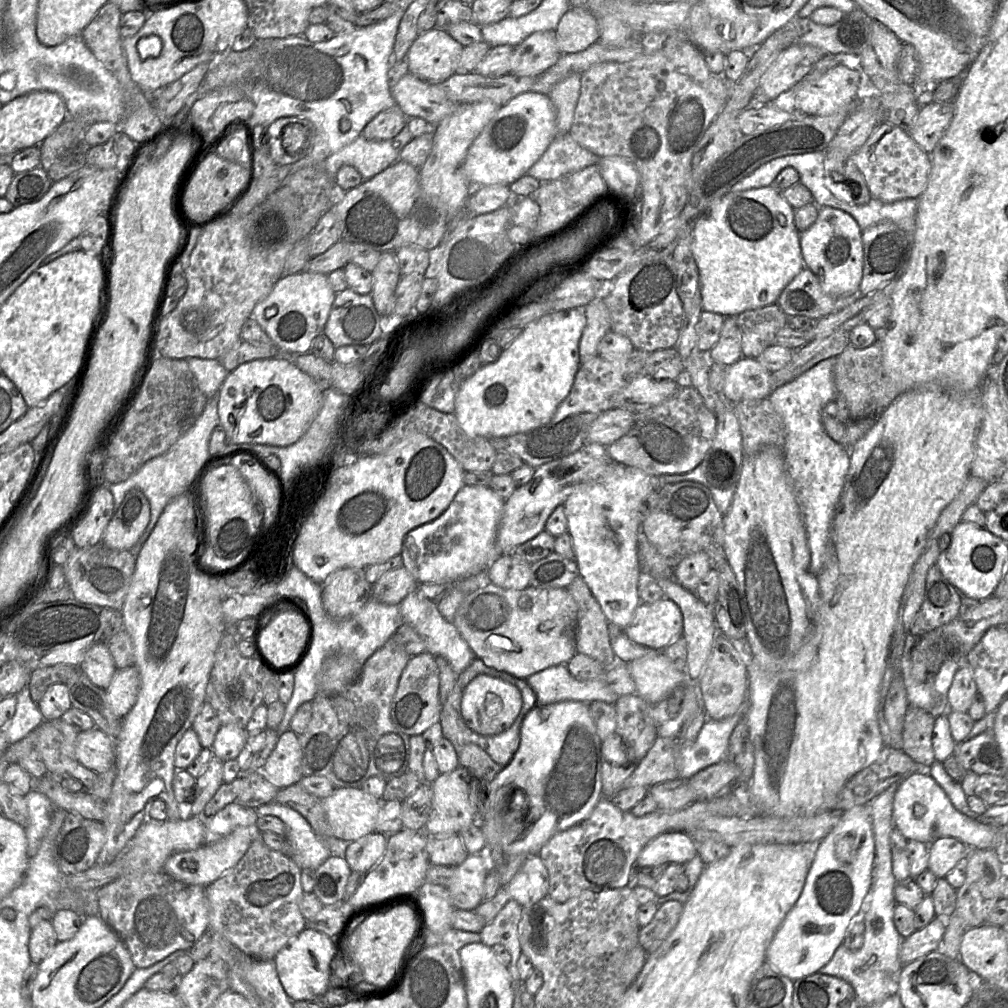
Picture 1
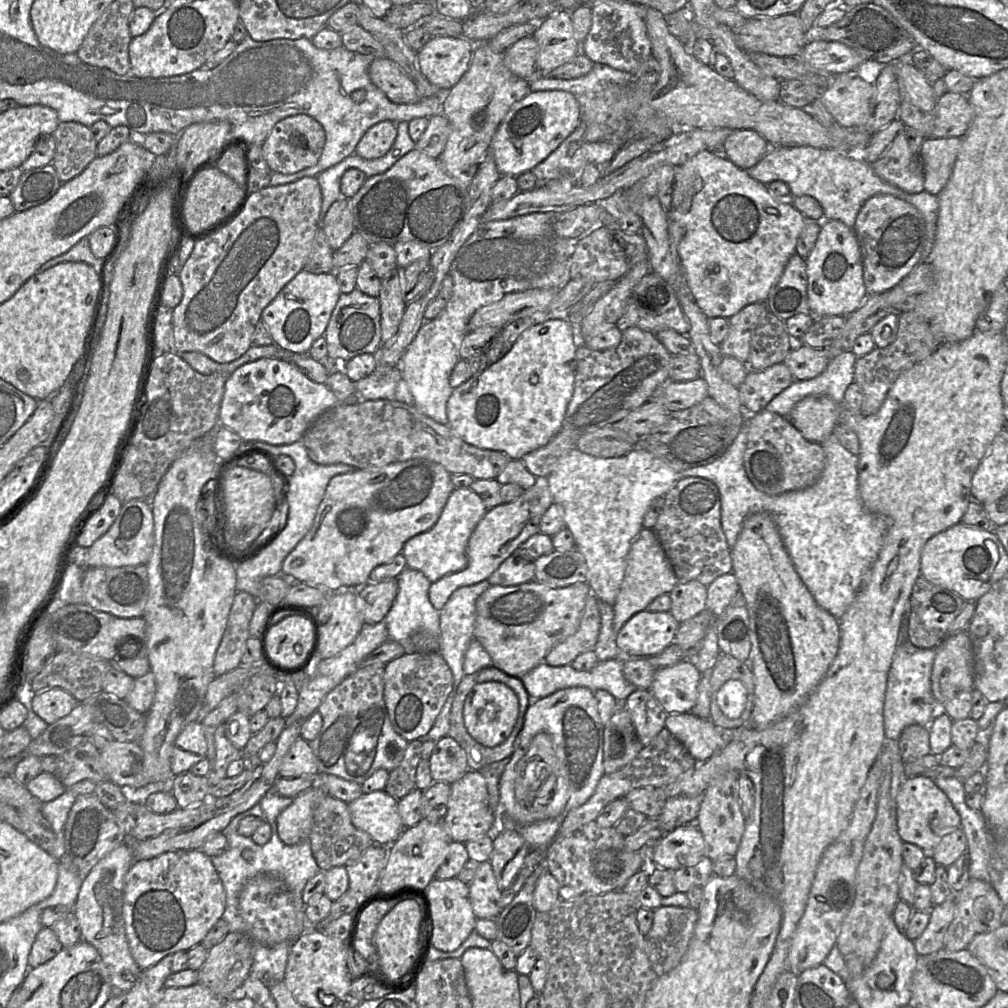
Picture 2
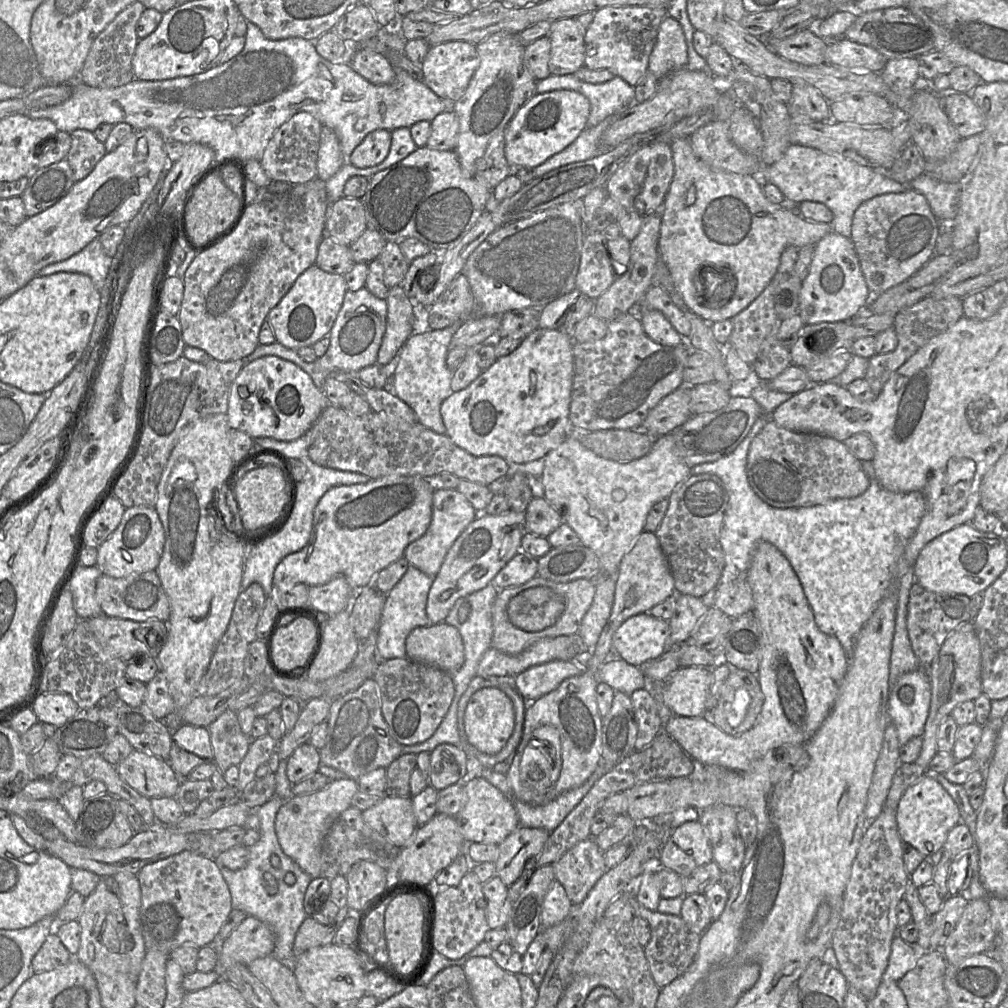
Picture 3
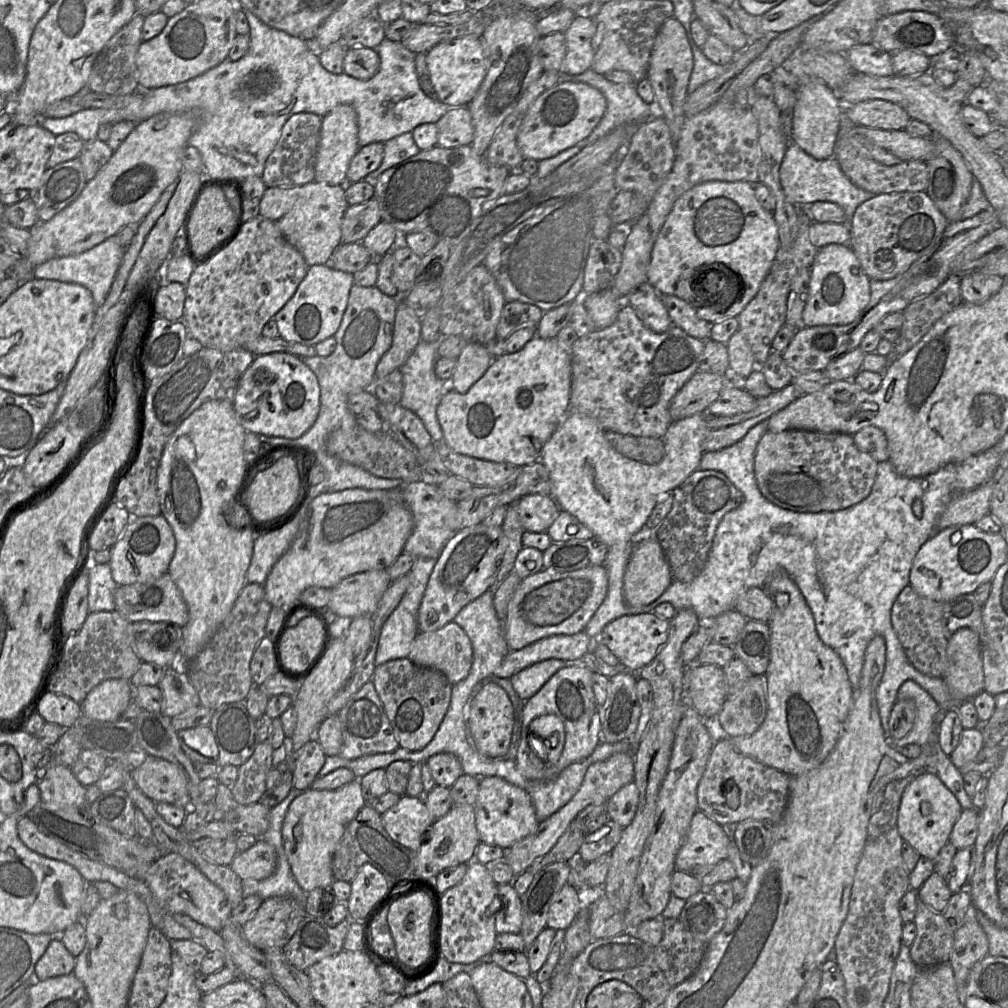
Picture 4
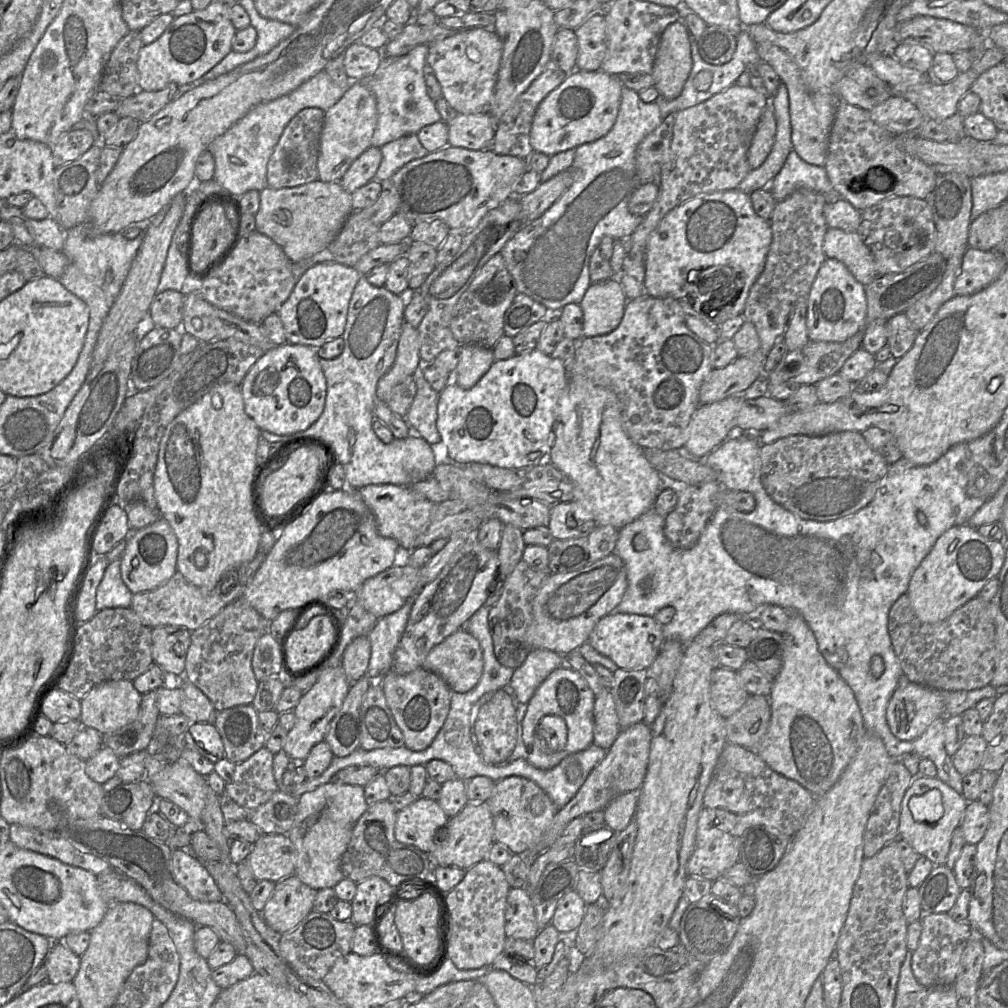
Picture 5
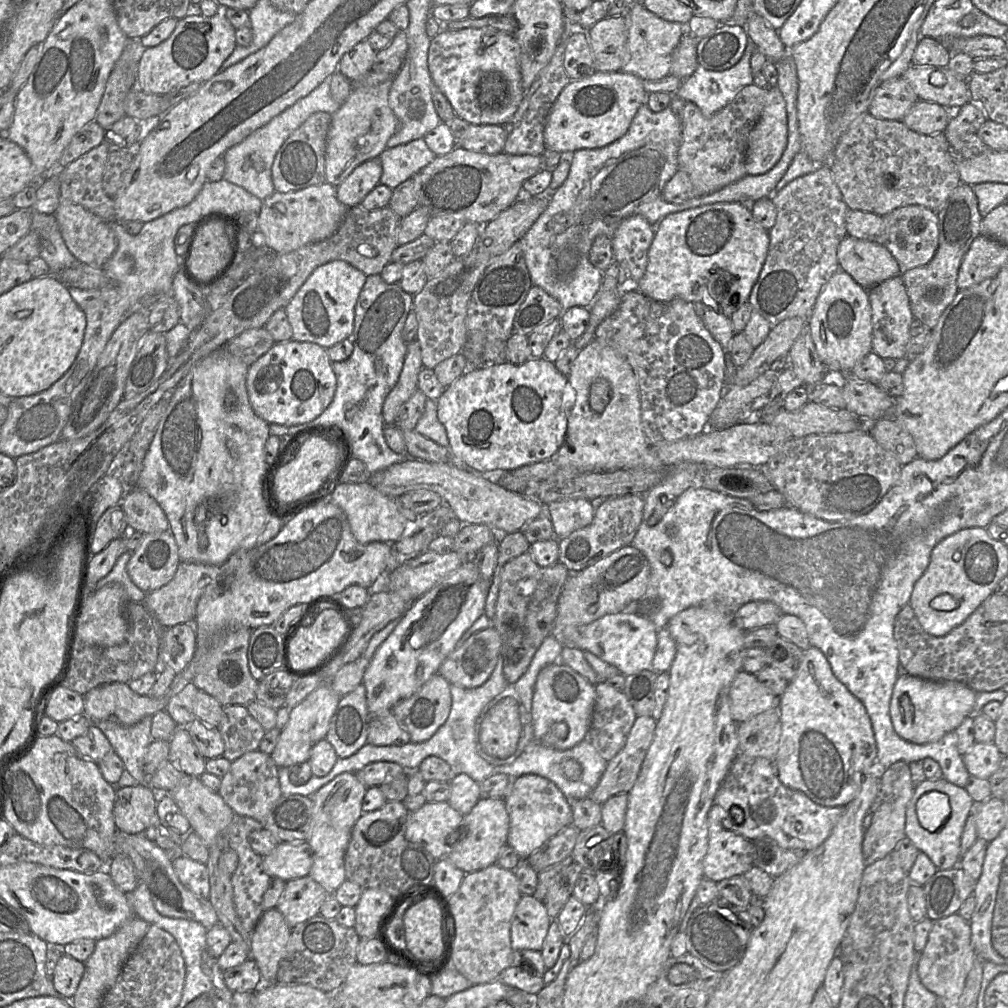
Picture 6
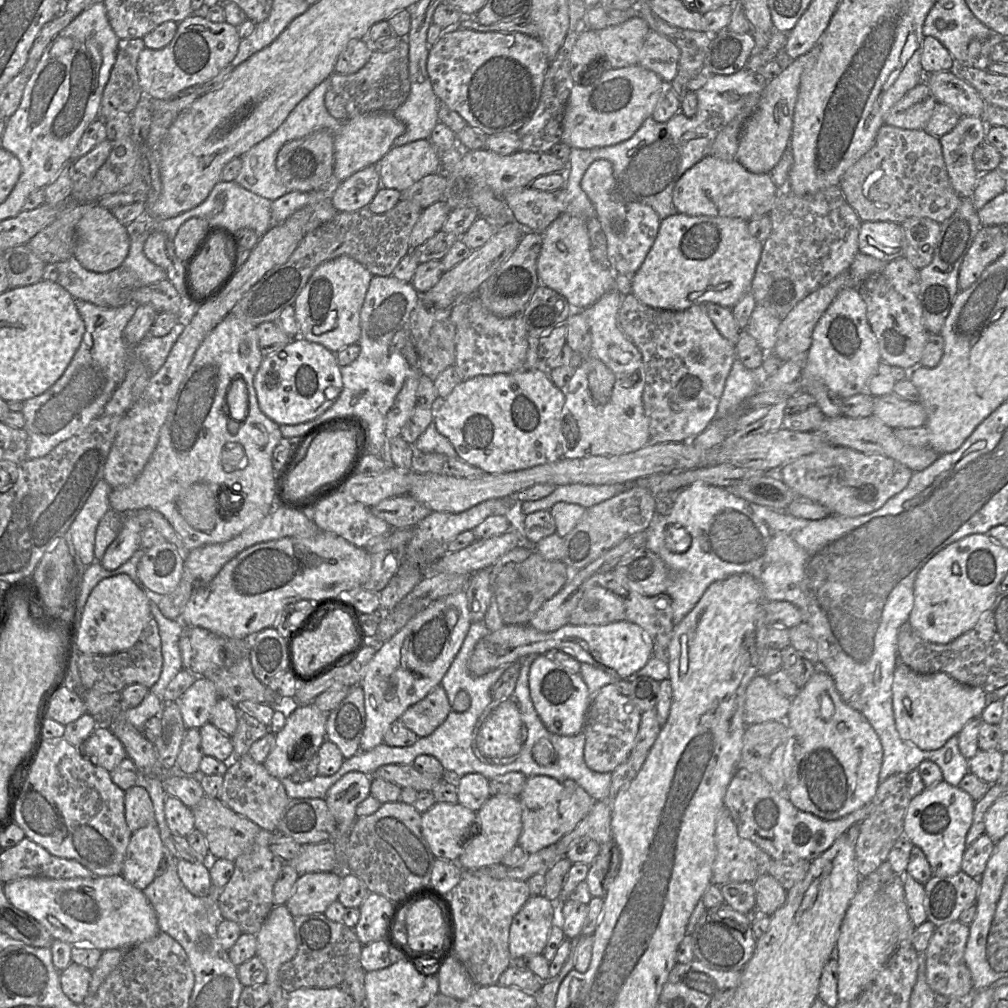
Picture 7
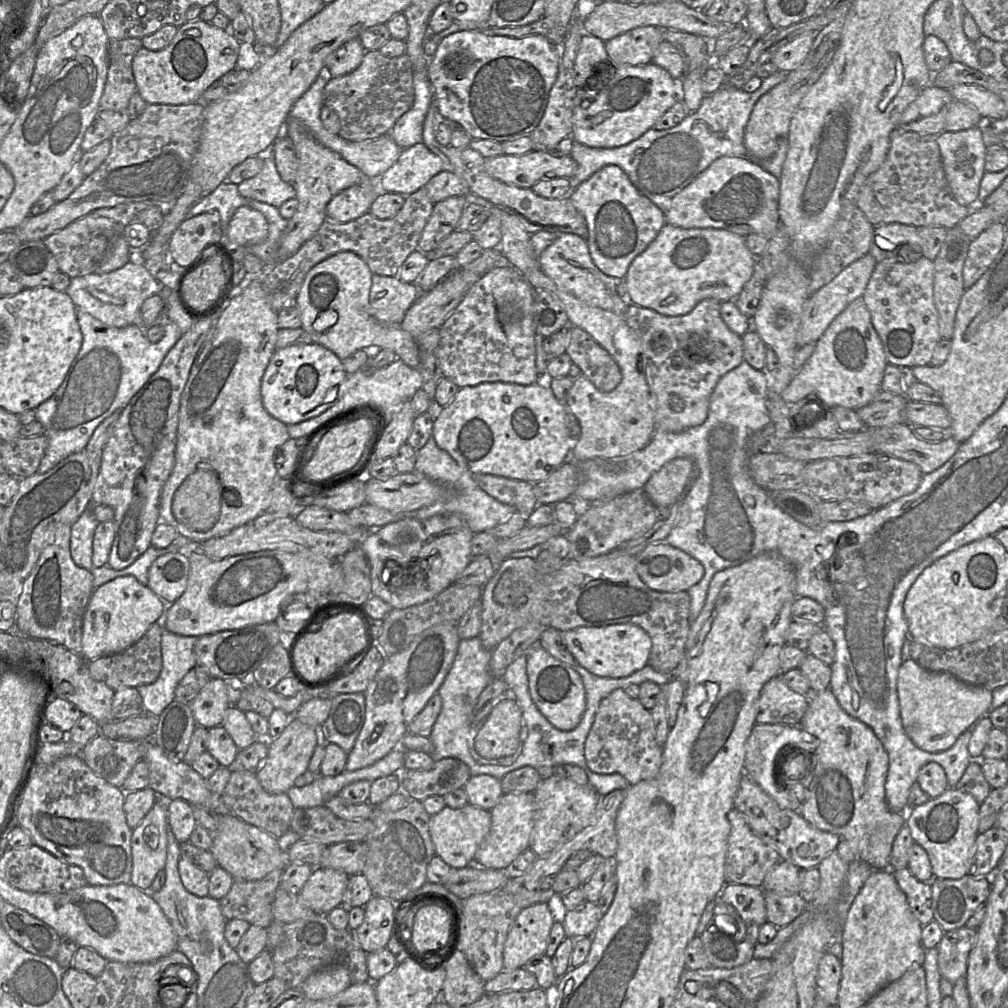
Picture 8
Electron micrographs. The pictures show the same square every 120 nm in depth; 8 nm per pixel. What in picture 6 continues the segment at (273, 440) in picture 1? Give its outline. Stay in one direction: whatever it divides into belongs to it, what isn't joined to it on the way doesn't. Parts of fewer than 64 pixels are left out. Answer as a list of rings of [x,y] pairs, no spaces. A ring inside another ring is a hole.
[[[289,340],[275,343],[248,369],[246,386],[255,414],[269,424],[298,425],[318,417],[332,402],[336,390],[336,376],[327,350],[312,342]]]

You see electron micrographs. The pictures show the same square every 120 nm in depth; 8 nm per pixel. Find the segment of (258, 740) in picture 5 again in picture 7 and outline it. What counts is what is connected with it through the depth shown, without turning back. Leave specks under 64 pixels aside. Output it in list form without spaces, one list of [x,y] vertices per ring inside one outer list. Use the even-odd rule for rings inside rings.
[[[236,706],[237,728],[230,737],[234,756],[247,755],[250,746],[263,737],[268,731],[268,726],[257,720],[255,717]]]

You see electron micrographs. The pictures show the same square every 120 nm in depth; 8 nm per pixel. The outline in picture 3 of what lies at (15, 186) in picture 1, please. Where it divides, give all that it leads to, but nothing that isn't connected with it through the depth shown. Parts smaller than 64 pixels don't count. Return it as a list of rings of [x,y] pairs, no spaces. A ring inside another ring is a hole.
[[[66,159],[38,169],[29,176],[20,196],[26,216],[34,216],[55,205],[74,184],[73,172]]]

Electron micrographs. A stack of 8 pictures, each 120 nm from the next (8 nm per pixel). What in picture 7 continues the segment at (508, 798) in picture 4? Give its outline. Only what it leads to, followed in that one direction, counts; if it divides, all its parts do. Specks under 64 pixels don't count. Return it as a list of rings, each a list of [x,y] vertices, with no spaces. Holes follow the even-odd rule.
[[[543,775],[527,777],[518,796],[521,805],[522,830],[518,845],[527,853],[533,854],[558,842],[570,833],[584,818],[575,797],[563,783]]]

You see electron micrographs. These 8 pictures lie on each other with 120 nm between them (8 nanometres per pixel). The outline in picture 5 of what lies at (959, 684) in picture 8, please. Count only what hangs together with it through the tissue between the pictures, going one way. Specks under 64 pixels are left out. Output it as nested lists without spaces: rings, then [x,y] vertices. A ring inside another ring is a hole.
[[[916,683],[898,686],[886,712],[892,734],[902,741],[919,738],[939,717],[945,716],[944,690]]]

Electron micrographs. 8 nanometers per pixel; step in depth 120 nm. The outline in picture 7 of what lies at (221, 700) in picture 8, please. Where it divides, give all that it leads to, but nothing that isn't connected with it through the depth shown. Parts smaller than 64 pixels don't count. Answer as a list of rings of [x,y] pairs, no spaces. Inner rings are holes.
[[[197,677],[194,683],[176,701],[186,728],[197,728],[209,722],[211,711],[218,699],[214,683]]]

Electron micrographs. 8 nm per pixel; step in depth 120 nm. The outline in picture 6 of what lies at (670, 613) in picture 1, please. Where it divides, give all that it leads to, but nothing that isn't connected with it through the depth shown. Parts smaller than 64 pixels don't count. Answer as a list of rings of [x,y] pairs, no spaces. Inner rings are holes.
[[[622,611],[578,626],[577,641],[571,644],[582,651],[593,653],[602,661],[615,666],[622,675],[628,676],[641,670],[652,669],[657,633],[658,629],[649,618]]]

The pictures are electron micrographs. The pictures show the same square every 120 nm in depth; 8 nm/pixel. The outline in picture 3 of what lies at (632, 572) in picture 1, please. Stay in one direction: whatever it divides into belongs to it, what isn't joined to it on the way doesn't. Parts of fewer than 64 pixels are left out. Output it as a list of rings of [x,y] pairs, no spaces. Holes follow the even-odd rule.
[[[672,433],[654,439],[650,452],[631,462],[619,462],[598,456],[586,448],[575,436],[569,436],[544,457],[543,473],[538,481],[538,492],[558,511],[563,522],[578,535],[580,543],[598,557],[602,574],[615,577],[623,557],[632,549],[644,531],[650,509],[671,493],[691,475],[691,468],[679,456]]]

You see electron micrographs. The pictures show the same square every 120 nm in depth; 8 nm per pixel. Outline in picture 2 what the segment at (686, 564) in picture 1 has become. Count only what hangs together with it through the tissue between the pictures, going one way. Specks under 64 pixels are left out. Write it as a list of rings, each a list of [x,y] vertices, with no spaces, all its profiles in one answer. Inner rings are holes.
[[[698,581],[677,582],[669,595],[670,612],[679,624],[707,611],[707,586]]]

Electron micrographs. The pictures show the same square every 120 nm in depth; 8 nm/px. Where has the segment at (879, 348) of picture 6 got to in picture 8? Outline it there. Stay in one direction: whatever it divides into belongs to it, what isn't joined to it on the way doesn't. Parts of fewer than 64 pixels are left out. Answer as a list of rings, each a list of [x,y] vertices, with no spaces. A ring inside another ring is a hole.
[[[921,256],[906,262],[909,257],[878,262],[862,296],[870,313],[872,325],[883,345],[887,363],[896,367],[914,368],[930,365],[933,351],[941,339],[938,313],[934,304],[934,262]]]

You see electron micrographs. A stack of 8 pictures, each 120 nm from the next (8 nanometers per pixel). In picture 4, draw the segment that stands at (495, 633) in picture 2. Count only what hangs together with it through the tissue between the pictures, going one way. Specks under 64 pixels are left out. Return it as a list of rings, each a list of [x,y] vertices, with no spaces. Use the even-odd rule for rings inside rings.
[[[604,564],[566,573],[542,570],[523,579],[508,605],[504,639],[510,651],[521,650],[551,636],[583,632],[607,591],[608,574]]]

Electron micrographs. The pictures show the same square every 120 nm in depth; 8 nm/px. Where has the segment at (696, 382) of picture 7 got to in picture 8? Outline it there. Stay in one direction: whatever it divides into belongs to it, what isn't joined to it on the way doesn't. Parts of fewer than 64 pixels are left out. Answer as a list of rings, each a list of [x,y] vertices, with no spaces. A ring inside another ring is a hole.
[[[705,299],[687,315],[668,317],[628,303],[626,323],[639,338],[647,359],[648,381],[655,412],[656,429],[679,433],[702,425],[709,412],[710,397],[719,380],[743,361],[742,337],[731,331],[721,316],[721,303]]]

